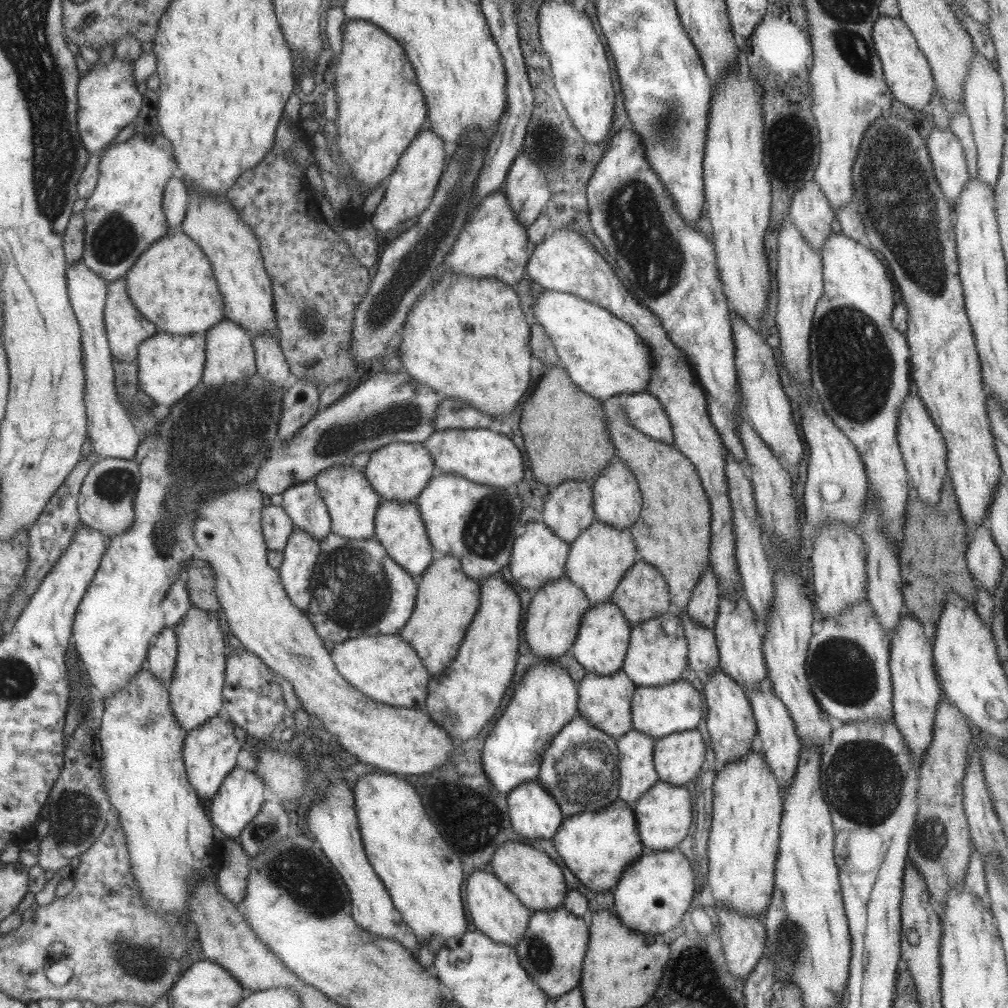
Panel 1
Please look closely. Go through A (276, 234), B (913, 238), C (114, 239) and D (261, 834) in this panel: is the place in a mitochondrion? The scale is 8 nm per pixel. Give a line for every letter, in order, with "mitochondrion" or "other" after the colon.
A: other
B: mitochondrion
C: mitochondrion
D: mitochondrion

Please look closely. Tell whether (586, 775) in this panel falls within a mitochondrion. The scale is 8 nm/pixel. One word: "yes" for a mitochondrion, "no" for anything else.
yes

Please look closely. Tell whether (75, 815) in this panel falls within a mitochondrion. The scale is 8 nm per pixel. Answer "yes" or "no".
yes

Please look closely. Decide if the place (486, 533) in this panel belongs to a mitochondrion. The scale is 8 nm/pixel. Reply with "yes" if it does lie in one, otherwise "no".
yes

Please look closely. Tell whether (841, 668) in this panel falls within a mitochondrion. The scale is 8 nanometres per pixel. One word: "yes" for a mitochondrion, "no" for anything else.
yes

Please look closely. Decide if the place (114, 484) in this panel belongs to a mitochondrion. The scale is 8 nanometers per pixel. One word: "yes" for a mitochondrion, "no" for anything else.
yes

